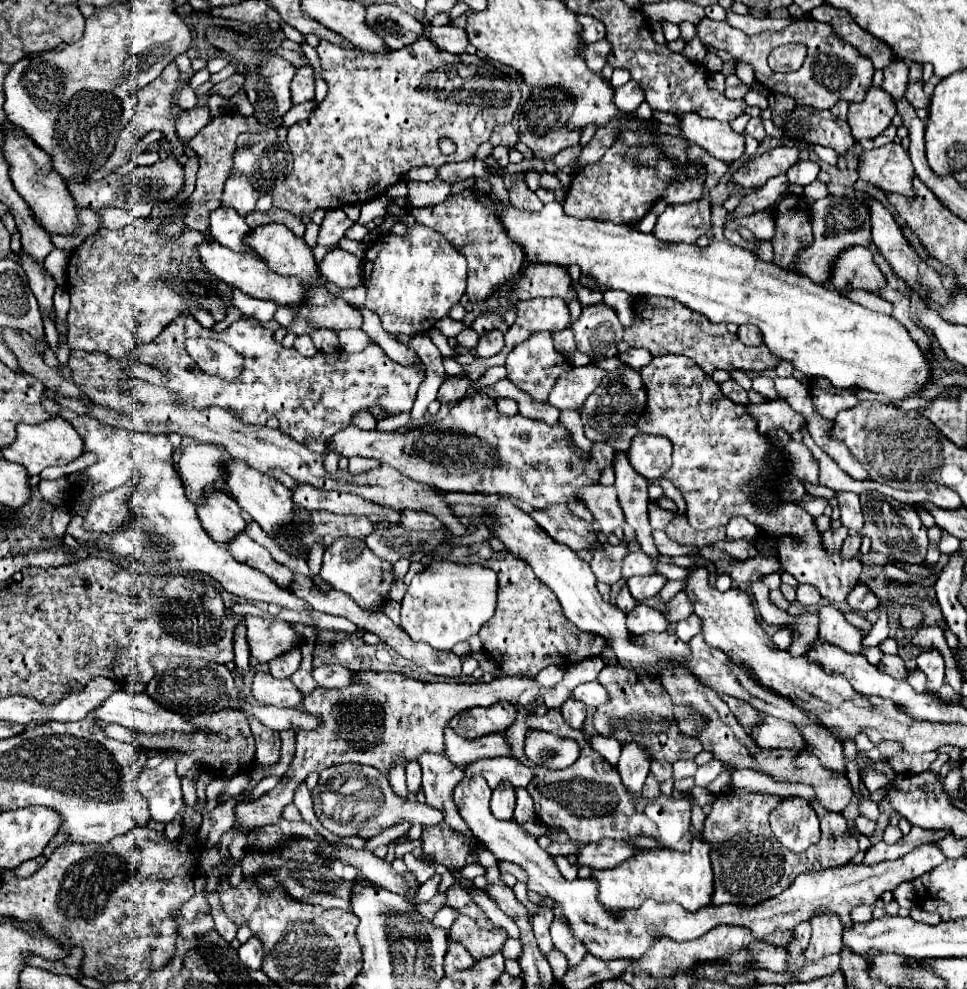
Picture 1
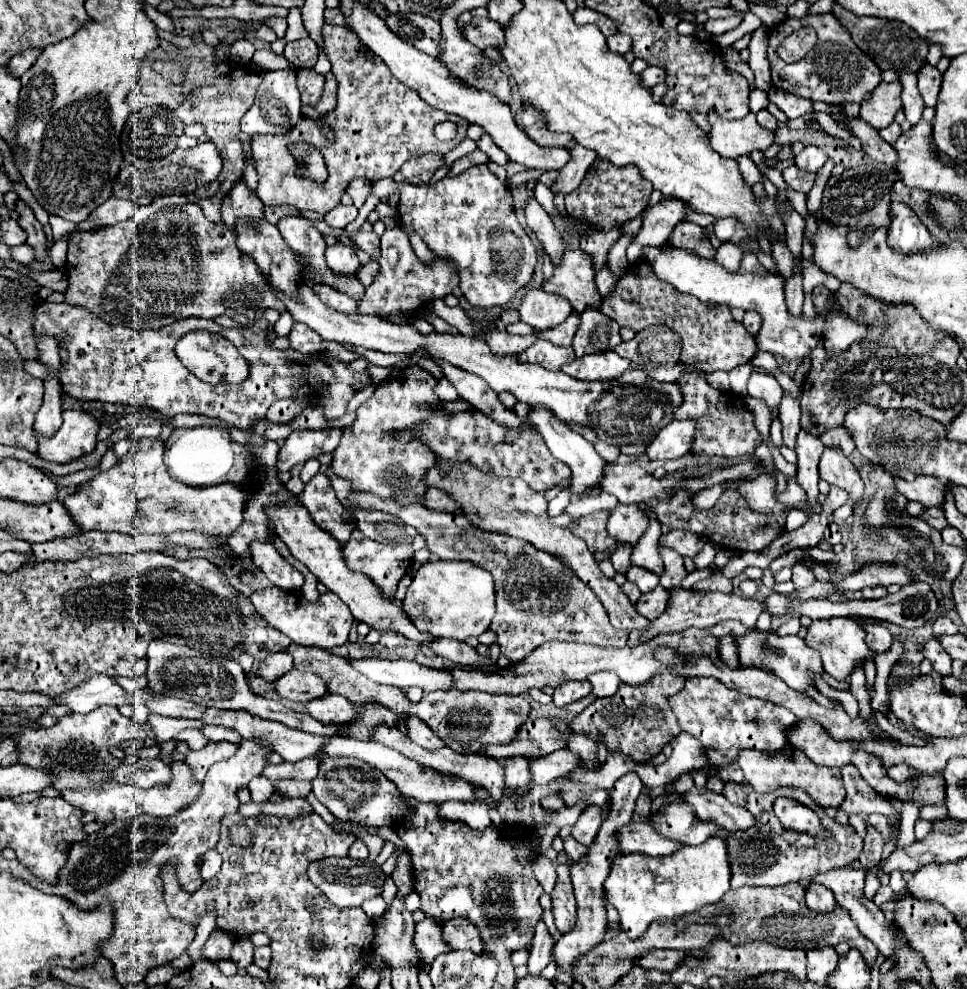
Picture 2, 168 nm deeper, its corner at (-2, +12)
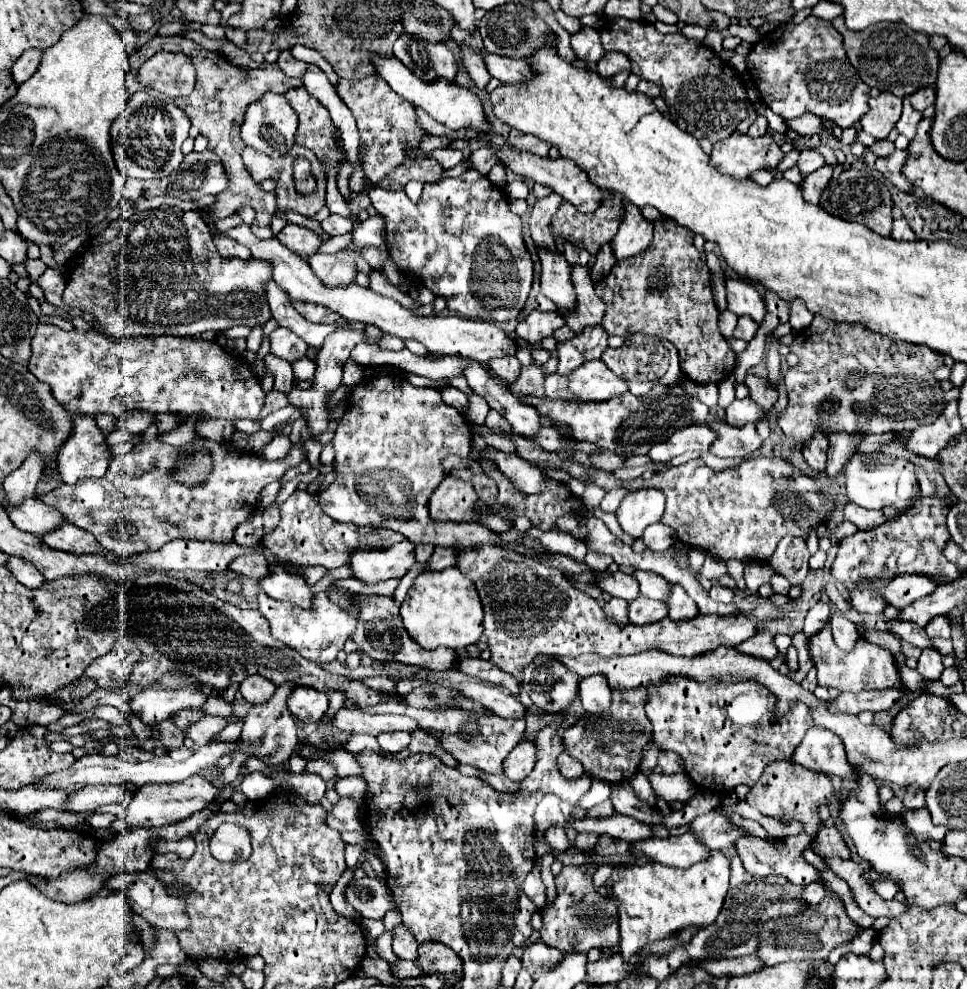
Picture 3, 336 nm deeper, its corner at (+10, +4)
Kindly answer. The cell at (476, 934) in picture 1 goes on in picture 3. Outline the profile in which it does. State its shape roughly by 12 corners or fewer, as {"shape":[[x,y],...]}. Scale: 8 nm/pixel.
{"shape":[[420,944],[422,972],[462,970],[460,956],[444,944]]}

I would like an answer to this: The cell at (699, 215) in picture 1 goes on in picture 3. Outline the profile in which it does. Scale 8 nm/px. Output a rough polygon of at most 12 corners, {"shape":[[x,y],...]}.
{"shape":[[624,200],[620,230],[610,242],[616,260],[644,252],[652,222]]}

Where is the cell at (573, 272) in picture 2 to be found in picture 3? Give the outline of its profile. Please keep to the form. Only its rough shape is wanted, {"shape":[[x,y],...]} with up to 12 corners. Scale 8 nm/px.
{"shape":[[572,266],[576,316],[566,324],[578,334],[602,324],[606,304],[596,296],[588,268]]}

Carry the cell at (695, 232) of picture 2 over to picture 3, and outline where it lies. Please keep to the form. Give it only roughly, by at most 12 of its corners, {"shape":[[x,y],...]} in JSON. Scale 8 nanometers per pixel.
{"shape":[[676,220],[596,284],[602,328],[676,346],[698,384],[732,374],[706,254]]}

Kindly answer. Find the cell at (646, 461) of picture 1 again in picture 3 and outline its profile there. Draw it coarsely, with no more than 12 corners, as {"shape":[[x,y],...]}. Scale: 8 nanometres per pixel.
{"shape":[[708,426],[684,428],[650,450],[668,462],[688,450],[706,452],[718,434]]}

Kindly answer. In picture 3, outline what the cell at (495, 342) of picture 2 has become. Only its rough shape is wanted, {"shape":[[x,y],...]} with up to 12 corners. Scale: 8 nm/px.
{"shape":[[514,356],[488,364],[502,380],[512,384],[520,376]]}

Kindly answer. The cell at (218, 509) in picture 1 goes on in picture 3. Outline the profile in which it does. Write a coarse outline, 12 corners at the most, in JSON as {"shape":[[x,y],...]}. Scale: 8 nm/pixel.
{"shape":[[242,556],[230,570],[262,580],[270,576],[270,564],[264,556]]}

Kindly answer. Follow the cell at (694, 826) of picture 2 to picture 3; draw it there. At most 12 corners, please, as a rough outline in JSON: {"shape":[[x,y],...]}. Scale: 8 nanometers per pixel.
{"shape":[[708,812],[690,830],[708,848],[728,852],[748,836],[728,816]]}

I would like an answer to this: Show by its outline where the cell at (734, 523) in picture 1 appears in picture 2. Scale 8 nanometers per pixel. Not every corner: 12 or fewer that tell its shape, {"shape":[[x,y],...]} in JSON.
{"shape":[[798,432],[798,484],[808,502],[818,498],[818,460],[824,446],[816,436]]}

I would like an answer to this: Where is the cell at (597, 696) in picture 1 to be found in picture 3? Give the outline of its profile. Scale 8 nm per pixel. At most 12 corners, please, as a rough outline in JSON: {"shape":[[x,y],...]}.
{"shape":[[606,676],[580,680],[580,702],[588,714],[610,708]]}

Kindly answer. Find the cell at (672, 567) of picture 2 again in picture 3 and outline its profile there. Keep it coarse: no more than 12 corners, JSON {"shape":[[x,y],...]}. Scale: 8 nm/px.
{"shape":[[672,586],[668,618],[692,620],[700,614],[682,588]]}

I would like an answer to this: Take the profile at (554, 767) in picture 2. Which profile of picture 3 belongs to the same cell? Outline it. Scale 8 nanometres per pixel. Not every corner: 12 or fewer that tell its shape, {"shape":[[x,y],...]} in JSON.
{"shape":[[560,756],[558,768],[566,778],[586,772],[576,758]]}

